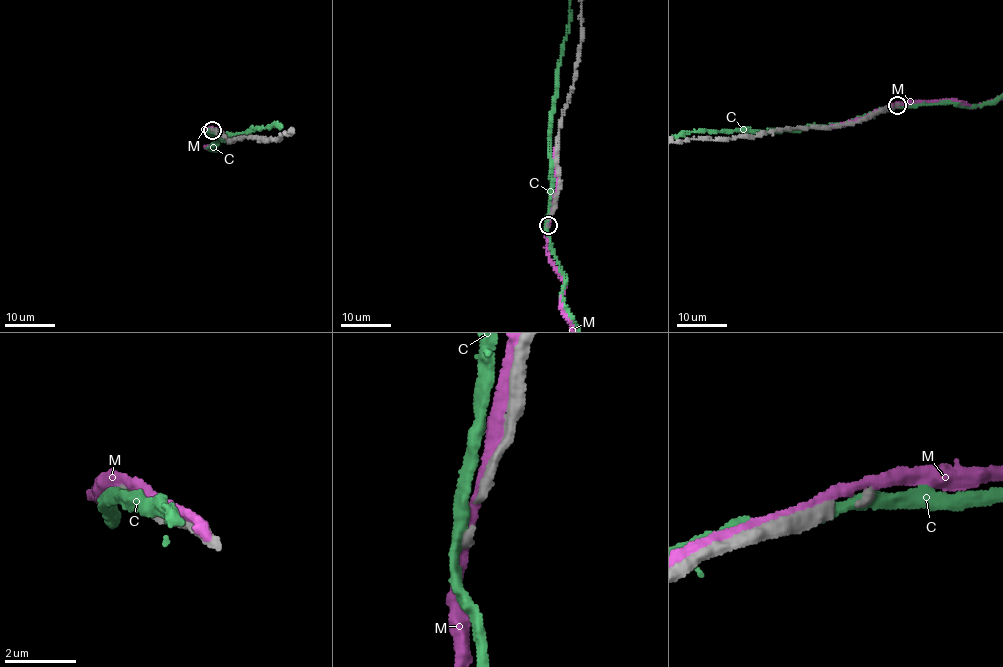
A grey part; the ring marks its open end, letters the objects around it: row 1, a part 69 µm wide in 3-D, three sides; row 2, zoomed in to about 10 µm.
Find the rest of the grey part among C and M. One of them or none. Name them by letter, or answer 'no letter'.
no letter

